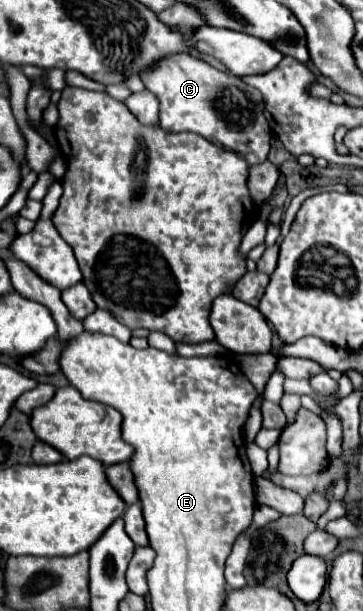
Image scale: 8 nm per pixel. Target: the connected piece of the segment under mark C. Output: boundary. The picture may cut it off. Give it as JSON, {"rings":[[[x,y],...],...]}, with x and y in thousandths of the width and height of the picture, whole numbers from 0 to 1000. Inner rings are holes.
{"rings":[[[512,85],[452,92],[424,111],[386,121],[397,141],[441,164],[441,206],[463,216],[540,216],[567,229],[656,249],[683,268],[716,268],[744,245],[749,213],[727,190],[727,157],[667,134],[661,124],[606,118]],[[623,170],[634,180],[623,180]]]}

